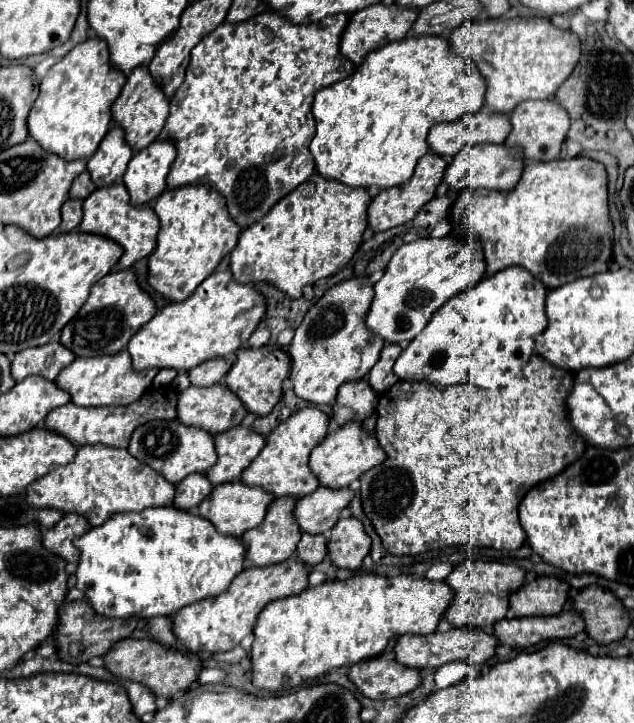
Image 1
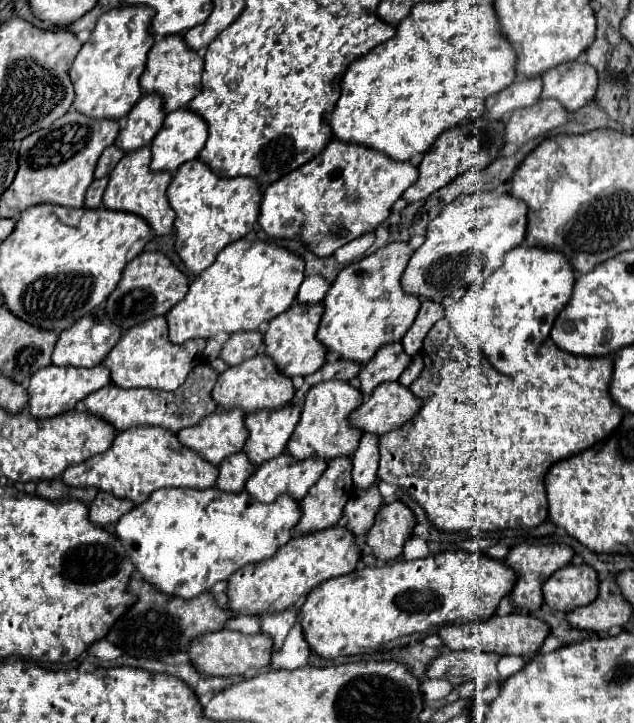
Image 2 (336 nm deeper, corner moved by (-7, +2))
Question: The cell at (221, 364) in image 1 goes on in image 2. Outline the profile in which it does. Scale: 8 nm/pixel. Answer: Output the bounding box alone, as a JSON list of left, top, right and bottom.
[221,331,263,365]

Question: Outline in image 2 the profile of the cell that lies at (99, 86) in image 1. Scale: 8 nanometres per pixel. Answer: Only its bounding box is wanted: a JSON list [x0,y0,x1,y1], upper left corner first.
[71,5,155,119]

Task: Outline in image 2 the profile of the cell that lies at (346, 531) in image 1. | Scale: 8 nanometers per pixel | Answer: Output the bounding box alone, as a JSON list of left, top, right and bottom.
[367,501,415,561]

